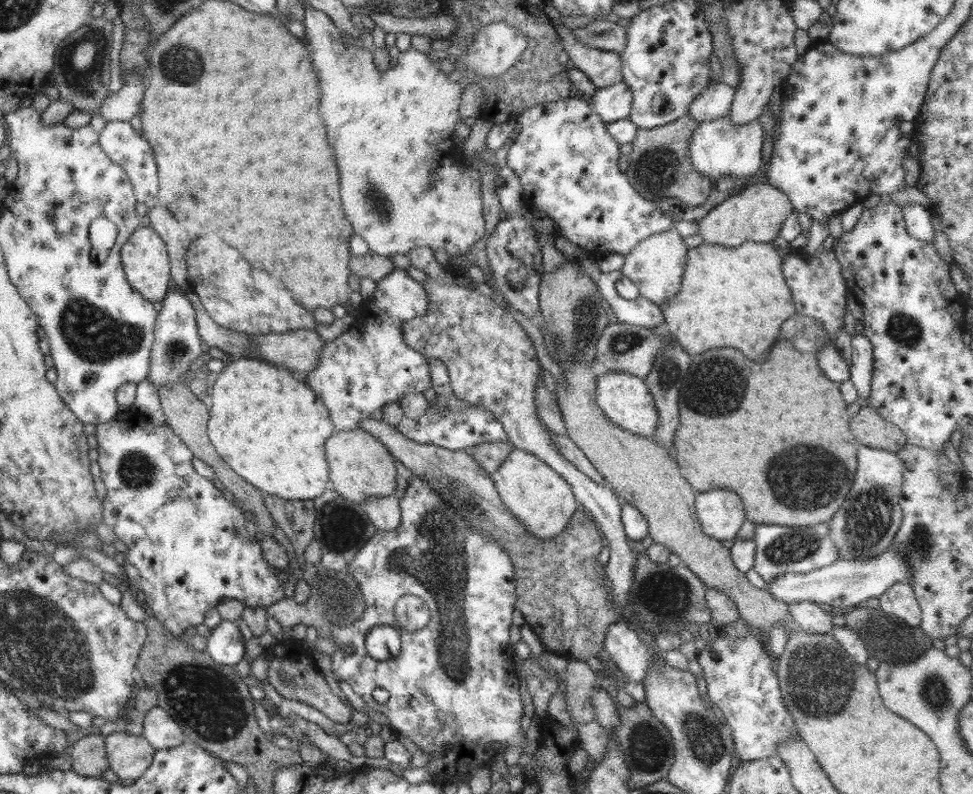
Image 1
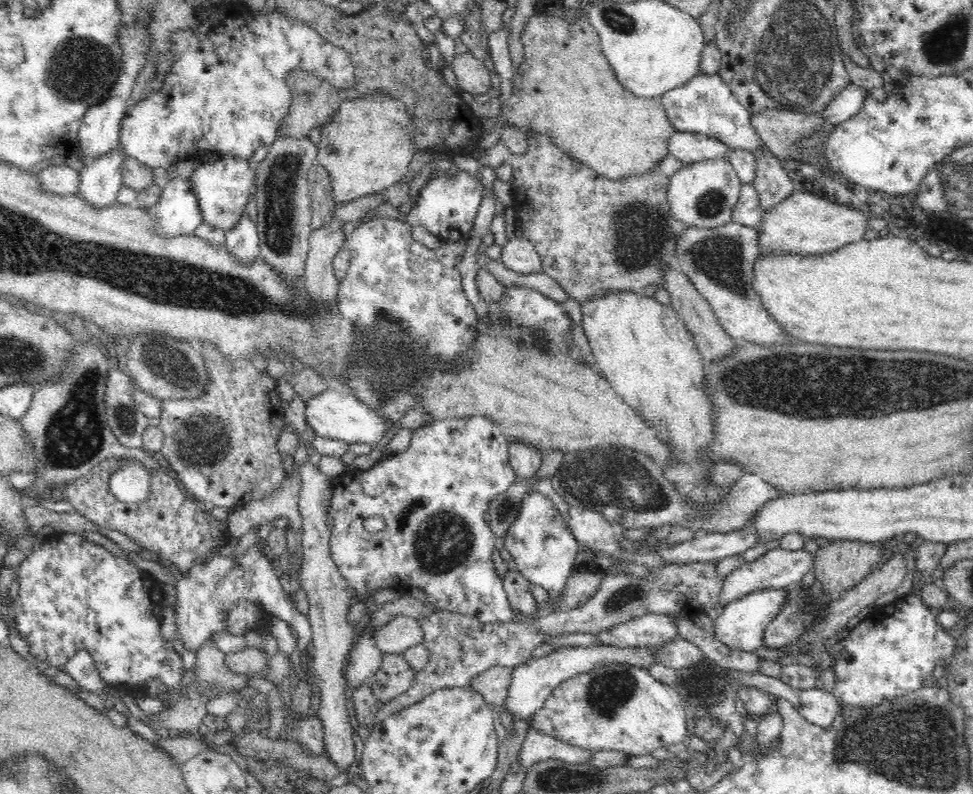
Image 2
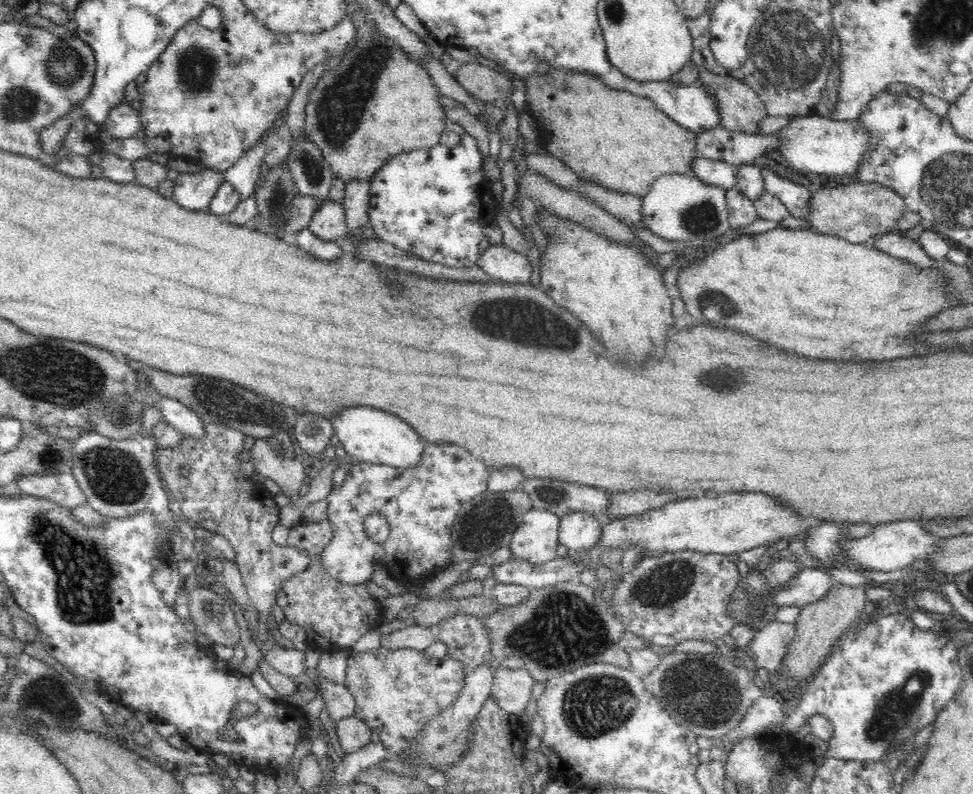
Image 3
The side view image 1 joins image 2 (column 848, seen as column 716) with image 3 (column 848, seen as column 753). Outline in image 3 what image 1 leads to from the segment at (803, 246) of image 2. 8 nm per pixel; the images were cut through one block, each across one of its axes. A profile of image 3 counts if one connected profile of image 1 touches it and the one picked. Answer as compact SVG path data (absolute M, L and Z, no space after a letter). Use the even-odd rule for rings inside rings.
M845 180L838 187L826 186L811 194L809 213L805 220L819 234L836 236L851 244L871 243L874 238L897 231L895 224L906 211L906 203L891 188L873 180Z

